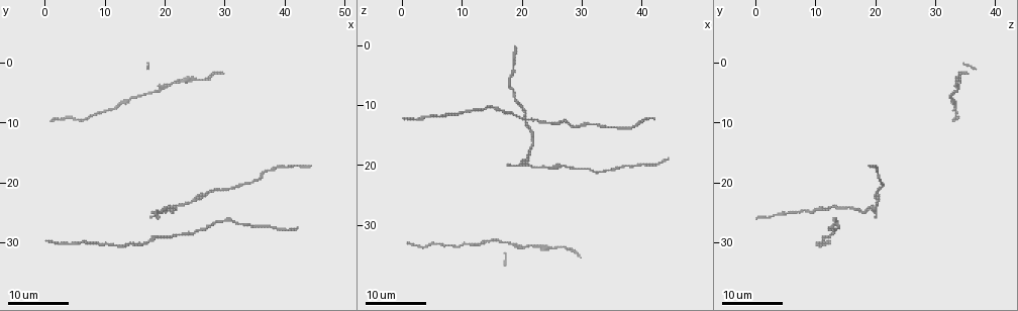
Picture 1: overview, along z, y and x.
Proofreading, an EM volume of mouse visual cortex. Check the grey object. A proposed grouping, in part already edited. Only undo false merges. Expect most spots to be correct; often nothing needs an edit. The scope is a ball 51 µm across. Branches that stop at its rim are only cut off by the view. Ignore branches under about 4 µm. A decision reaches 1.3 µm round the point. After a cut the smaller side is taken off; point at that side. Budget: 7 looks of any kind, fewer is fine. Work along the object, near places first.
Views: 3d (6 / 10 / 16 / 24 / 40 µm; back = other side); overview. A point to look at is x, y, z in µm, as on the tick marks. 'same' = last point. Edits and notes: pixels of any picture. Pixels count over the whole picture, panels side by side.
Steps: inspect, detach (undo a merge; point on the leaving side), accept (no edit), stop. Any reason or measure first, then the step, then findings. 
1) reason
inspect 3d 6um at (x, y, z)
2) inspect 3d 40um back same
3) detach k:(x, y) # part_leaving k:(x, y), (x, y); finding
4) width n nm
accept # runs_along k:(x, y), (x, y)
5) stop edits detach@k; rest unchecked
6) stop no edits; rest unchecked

sudden change in width
inspect 3d 24um at (26.5, 22.0, 20.0)

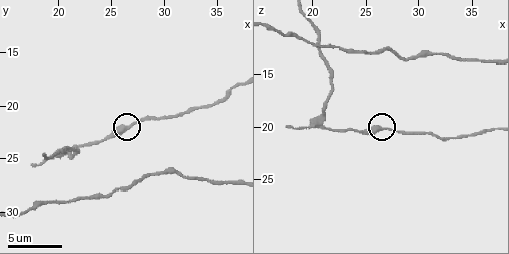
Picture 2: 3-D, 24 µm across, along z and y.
inspect 3d 10um at (26.6, 22.0, 20.2)

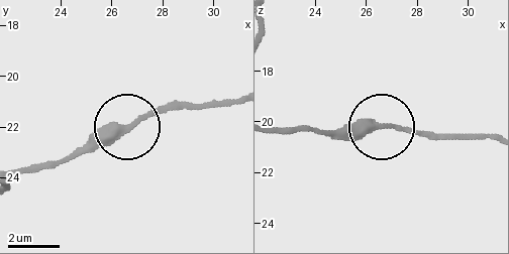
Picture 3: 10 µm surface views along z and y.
zoom in
inspect 3d 6um at (26.7, 22.0, 20.1)

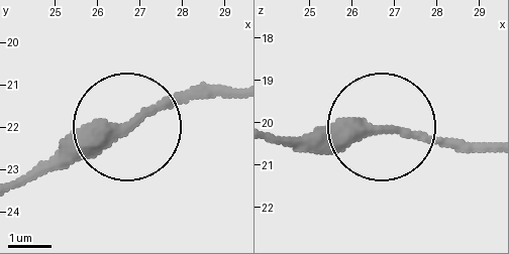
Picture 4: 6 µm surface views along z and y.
width 270 nm
accept # runs_along 4:(237, 91), (86, 131), (20, 177); all the same neuron

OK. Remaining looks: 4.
inspect 3d 10um at (21.4, 29.0, 12.4)

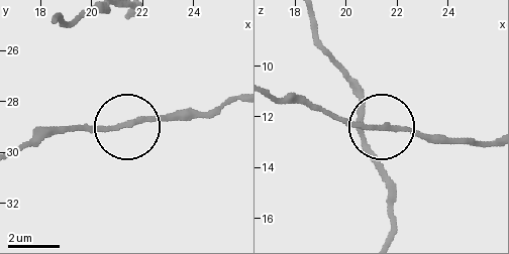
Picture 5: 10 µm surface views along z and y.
width 180 nm
accept # one neuron here

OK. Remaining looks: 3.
calibre changes
inspect 3d 16um at (31.4, 26.4, 13.2)

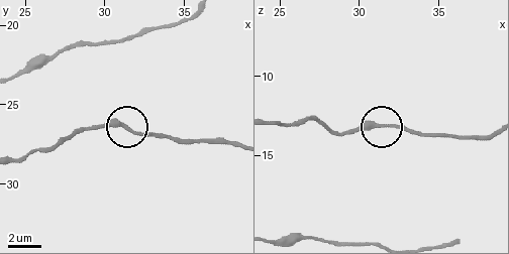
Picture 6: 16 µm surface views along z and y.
width 280 nm
accept # one neuron here

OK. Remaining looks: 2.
calibre changes
inspect 3d 16um at (18.5, 5.0, 33.5)

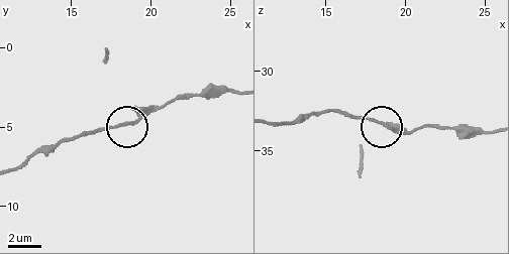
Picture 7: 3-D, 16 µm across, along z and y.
inspect 3d 10um at (18.8, 4.7, 33.6)

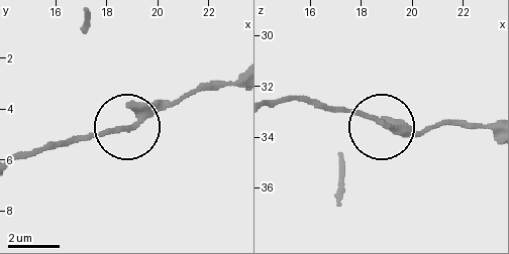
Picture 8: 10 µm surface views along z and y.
accept # continuous, no second neuron

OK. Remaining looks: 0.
stop no edits; rest unchecked

